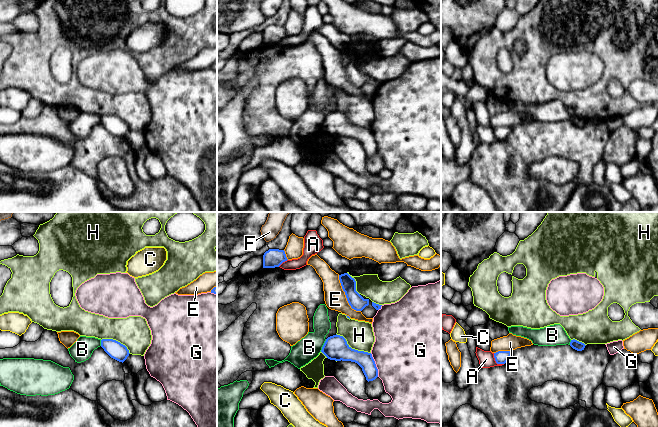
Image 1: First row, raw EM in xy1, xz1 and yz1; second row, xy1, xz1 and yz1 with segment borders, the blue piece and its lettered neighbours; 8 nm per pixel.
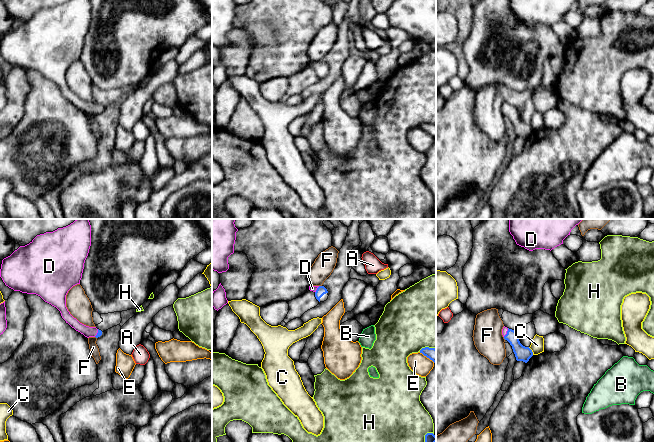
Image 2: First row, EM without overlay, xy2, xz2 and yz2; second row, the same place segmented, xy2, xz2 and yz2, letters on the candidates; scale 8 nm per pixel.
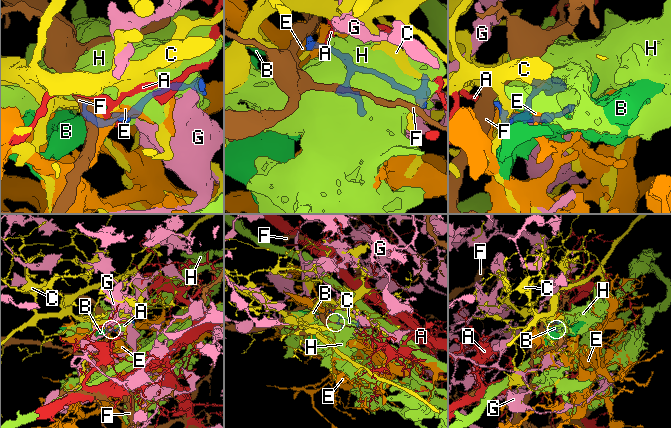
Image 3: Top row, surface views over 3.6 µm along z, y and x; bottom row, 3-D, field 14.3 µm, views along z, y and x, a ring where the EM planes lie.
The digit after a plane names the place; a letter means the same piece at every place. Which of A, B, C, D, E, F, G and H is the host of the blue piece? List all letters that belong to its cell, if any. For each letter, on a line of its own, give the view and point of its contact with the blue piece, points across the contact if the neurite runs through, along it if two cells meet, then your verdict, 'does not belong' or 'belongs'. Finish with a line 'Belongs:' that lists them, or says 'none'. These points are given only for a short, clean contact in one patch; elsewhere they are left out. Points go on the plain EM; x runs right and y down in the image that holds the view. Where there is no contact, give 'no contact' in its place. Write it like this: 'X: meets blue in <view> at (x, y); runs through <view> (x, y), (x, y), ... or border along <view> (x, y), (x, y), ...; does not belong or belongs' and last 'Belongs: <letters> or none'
A: meets blue in yz1 at (495, 136); does not belong
B: meets blue in xz1 at (323, 121); border along xz1 (326, 115), (320, 127); does not belong
C: meets blue in yz2 at (531, 127); border along yz2 (528, 123), (533, 130); does not belong
D: meets blue in yz2 at (507, 108); runs through yz2 (522, 129), (507, 108), (504, 107); belongs
E: meets blue in xz1 at (346, 72); does not belong
F: meets blue in xz2 at (320, 62); border along xz2 (319, 61), (321, 62); does not belong
G: meets blue in xz1 at (375, 141); does not belong
H: meets blue in xz1 at (351, 124); does not belong
Belongs: D

